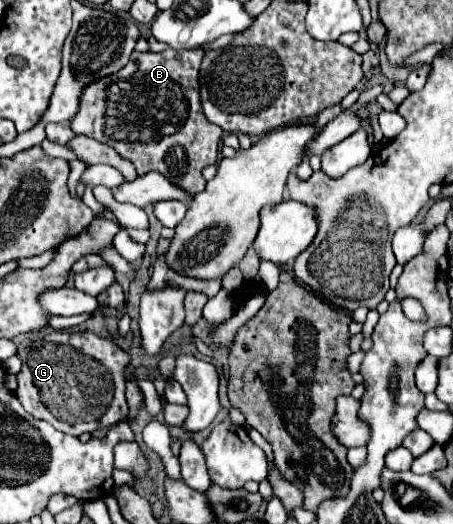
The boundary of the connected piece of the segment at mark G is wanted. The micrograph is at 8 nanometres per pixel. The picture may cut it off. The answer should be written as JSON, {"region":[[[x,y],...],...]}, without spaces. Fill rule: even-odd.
{"region":[[[53,332],[19,352],[19,358],[23,368],[17,374],[17,398],[29,414],[53,424],[57,430],[81,436],[127,416],[123,368],[129,354],[111,340],[93,332]]]}

